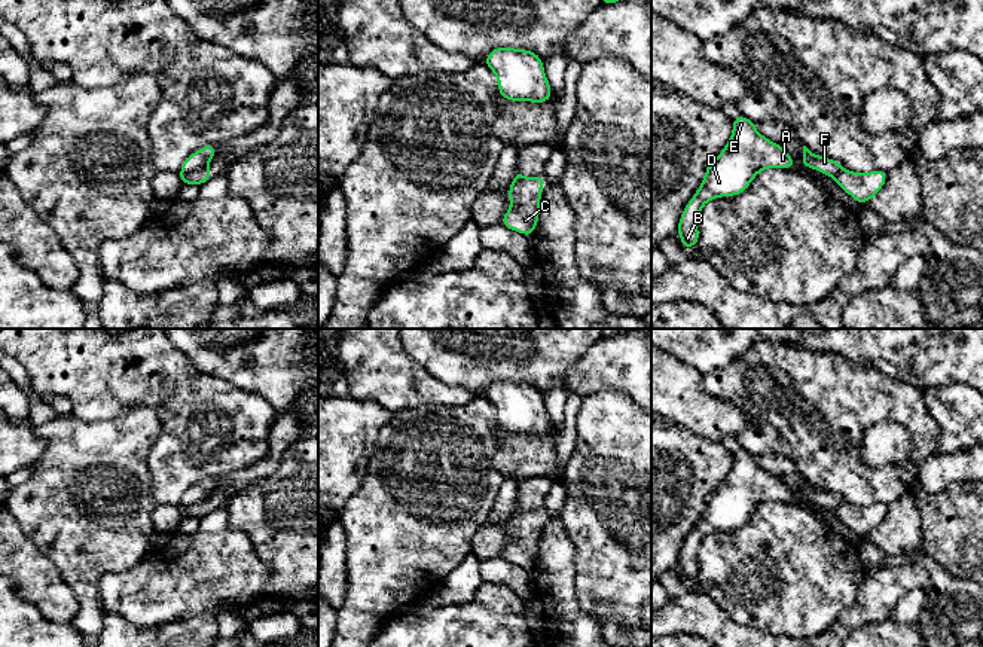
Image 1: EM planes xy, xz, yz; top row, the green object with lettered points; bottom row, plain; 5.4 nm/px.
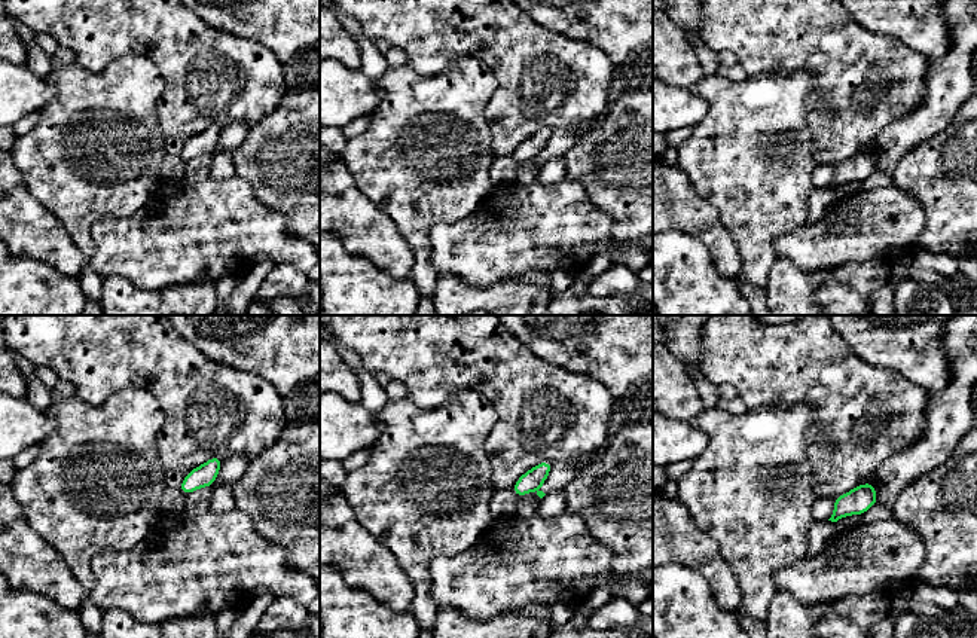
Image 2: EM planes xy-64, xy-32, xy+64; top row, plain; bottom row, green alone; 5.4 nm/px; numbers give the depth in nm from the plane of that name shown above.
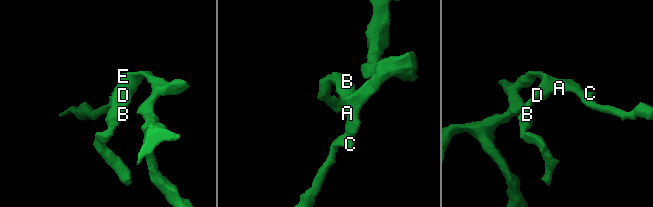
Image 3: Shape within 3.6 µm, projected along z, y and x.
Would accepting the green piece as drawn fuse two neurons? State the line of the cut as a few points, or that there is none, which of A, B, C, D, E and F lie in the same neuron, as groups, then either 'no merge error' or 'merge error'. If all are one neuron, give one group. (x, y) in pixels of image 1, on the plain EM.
cut in xy along (205, 497), (180, 506); A B D E F / C; merge error

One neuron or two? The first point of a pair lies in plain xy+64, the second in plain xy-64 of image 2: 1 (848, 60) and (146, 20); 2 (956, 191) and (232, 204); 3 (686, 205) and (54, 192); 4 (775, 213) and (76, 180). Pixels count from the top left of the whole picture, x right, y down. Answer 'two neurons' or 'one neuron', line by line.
1: one neuron
2: two neurons
3: two neurons
4: one neuron

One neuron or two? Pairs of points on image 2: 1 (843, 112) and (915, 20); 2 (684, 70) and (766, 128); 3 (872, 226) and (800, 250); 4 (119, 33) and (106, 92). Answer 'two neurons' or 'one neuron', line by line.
1: two neurons
2: two neurons
3: one neuron
4: two neurons

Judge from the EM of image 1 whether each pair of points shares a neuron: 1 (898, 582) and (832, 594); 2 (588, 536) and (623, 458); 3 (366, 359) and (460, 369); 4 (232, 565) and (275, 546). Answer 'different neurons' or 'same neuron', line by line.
1: different neurons
2: same neuron
3: different neurons
4: different neurons

